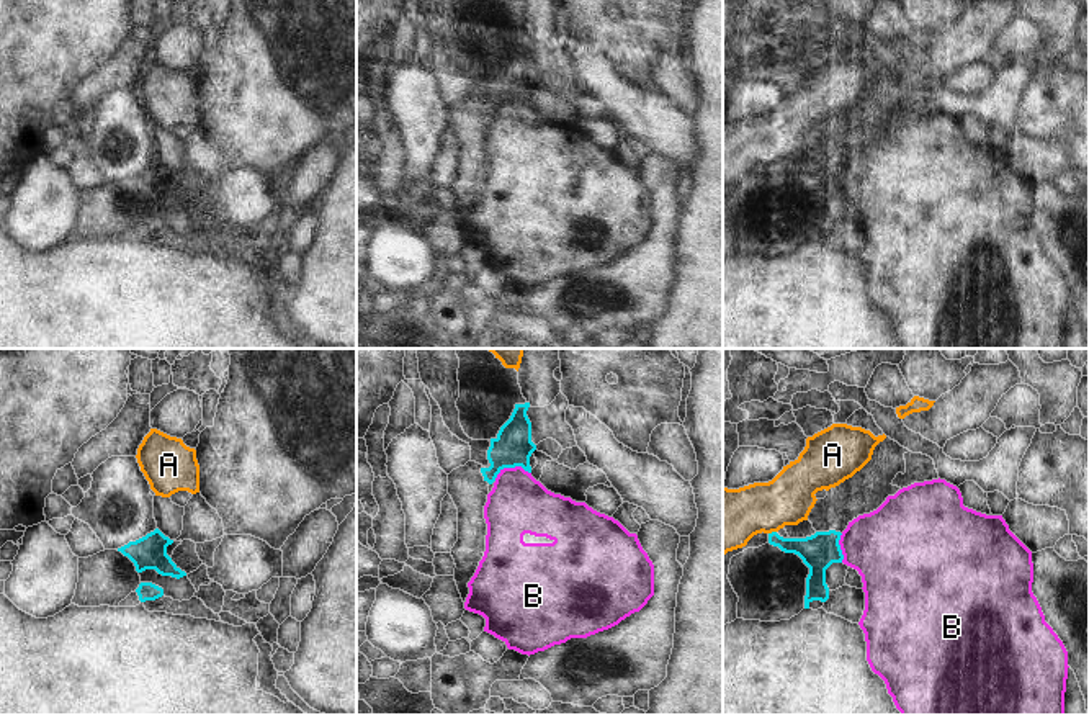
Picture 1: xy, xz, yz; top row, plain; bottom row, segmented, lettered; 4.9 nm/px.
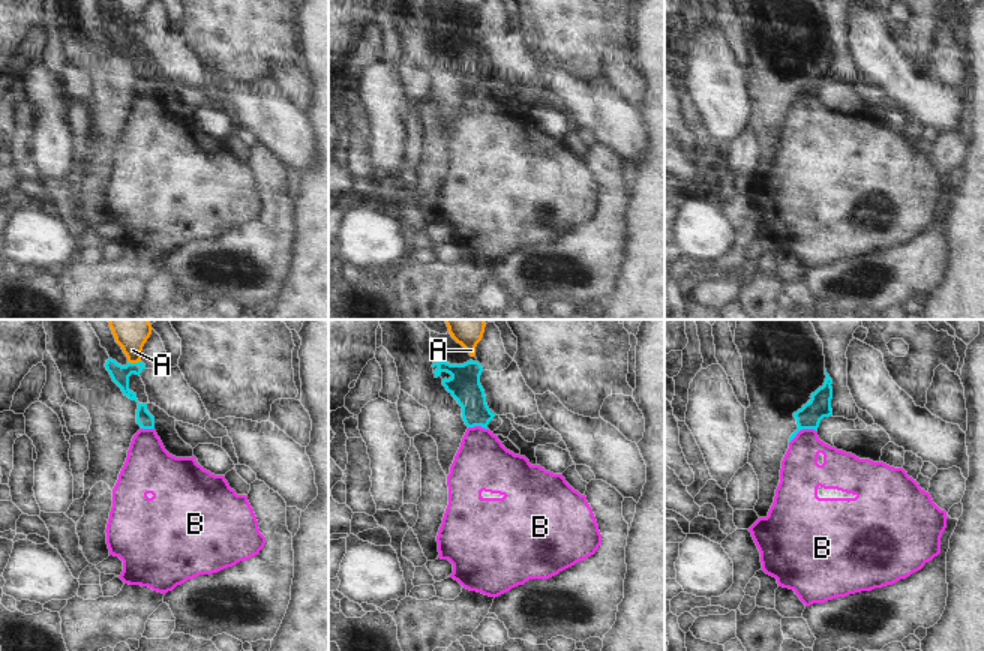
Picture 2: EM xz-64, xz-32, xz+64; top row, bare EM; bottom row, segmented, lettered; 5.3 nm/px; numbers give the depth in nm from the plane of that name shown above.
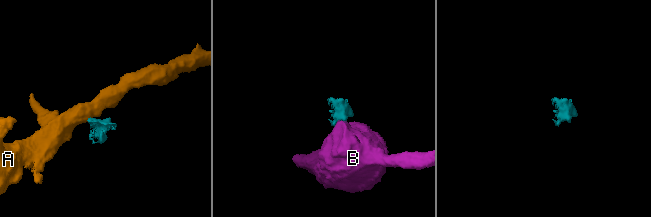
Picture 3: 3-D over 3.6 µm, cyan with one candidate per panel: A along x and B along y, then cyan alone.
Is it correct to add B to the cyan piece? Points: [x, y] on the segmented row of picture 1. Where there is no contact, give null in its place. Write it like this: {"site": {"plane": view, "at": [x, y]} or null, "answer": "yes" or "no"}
{"site": {"plane": "xz", "at": [510, 467]}, "answer": "no"}

